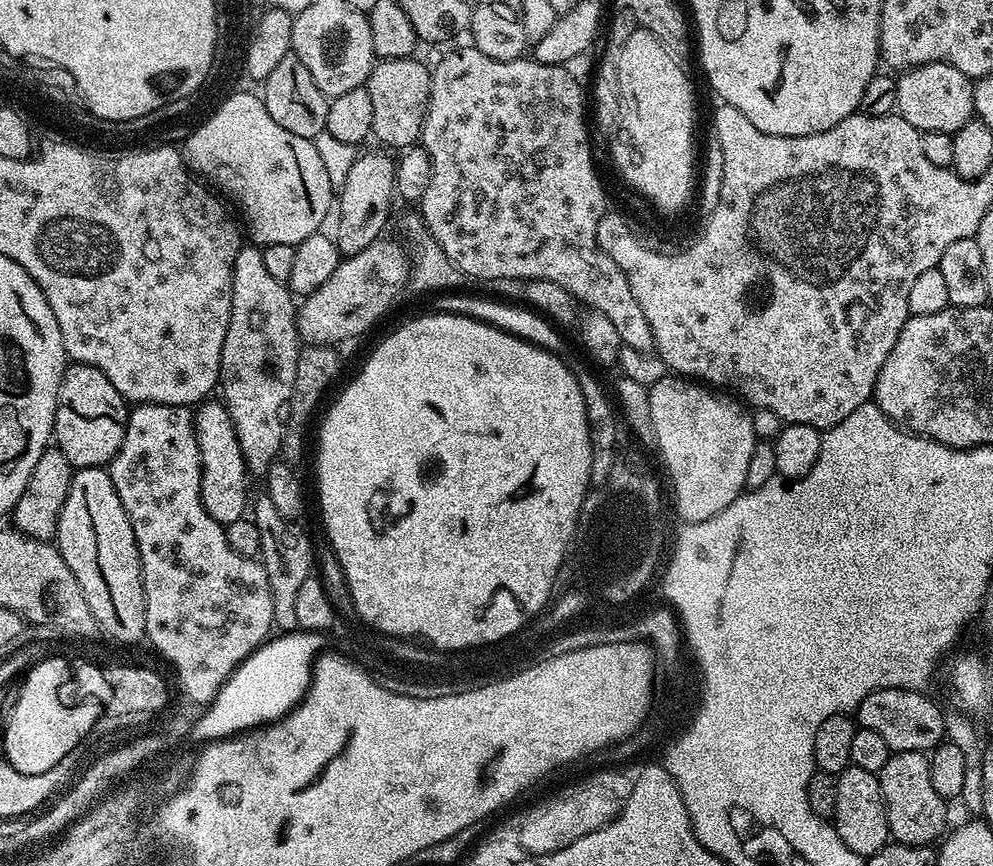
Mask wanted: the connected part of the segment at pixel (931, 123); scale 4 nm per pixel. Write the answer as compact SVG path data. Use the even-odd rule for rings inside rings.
M946 62L919 64L916 68L901 71L896 85L898 86L896 112L921 133L930 130L954 133L966 121L973 119L973 81L969 80L966 74L962 74L962 70L954 70L954 66Z

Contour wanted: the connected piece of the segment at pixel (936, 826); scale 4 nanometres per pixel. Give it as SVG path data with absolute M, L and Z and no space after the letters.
M893 752L878 775L888 815L888 830L895 843L931 845L945 835L944 823L948 820L948 812L944 809L947 808L946 802L930 783L930 762L925 753Z

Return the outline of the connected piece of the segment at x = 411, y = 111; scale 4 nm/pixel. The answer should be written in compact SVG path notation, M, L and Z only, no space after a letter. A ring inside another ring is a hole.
M412 56L380 60L373 63L366 85L374 114L372 136L385 144L383 147L403 150L417 143L426 118L432 74L429 65Z

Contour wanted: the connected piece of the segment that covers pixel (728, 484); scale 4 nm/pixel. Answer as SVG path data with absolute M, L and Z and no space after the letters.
M665 374L658 382L650 385L648 397L650 418L654 422L656 435L655 447L660 448L660 456L668 467L668 476L672 479L673 490L676 491L674 499L679 503L674 511L675 515L681 517L684 524L693 524L726 510L726 506L730 506L730 502L734 502L745 491L750 454L754 454L754 446L758 442L749 409L731 395L721 394L703 383L675 374Z

